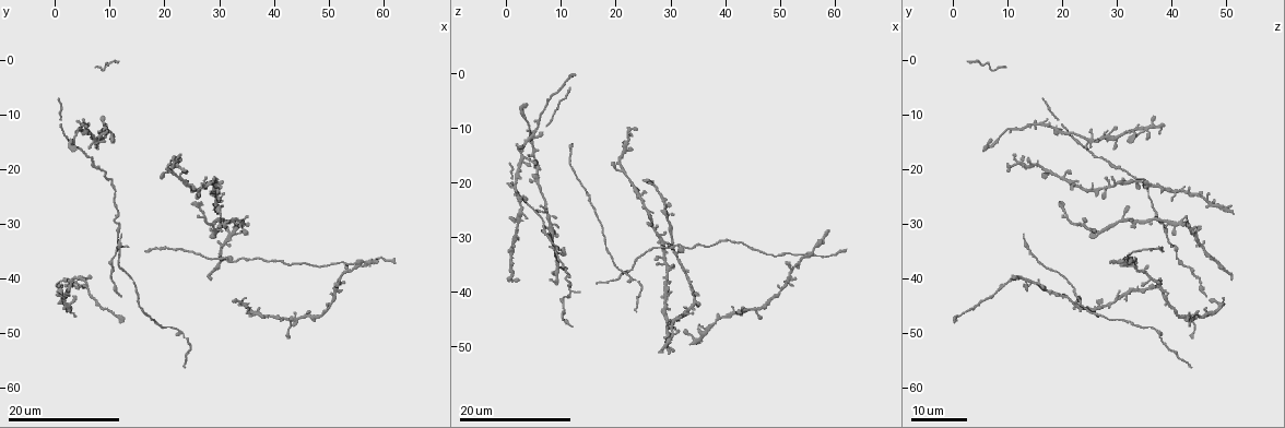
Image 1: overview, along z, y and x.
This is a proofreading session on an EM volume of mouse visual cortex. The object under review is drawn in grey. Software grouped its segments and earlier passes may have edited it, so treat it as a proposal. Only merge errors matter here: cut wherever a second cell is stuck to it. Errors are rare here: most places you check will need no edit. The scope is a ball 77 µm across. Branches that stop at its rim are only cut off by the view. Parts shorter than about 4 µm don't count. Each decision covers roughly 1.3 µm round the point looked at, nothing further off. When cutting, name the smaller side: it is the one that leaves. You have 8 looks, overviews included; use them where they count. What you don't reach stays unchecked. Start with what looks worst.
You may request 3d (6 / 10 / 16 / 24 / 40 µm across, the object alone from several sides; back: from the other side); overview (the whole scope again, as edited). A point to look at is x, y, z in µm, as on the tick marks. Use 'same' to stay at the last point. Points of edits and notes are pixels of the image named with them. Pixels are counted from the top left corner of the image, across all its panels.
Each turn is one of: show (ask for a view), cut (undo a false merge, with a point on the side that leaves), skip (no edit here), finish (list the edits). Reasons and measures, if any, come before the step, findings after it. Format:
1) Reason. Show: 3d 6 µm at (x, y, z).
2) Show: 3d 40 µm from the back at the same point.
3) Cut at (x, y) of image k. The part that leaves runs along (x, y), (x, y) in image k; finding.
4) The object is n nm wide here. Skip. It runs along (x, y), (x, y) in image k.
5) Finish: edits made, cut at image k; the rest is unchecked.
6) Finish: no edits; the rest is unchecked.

Four-way junction. Show: 3d 24 µm at (24.5, 23.0, 22.5).

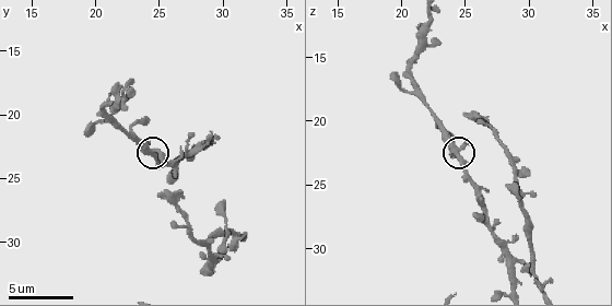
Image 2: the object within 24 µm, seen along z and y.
Show: 3d 10 µm at (24.2, 23.0, 22.6).

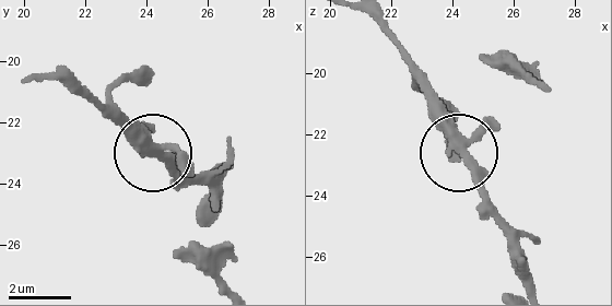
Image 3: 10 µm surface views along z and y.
The side arm is 34 µm long. Skip. All the same cell.

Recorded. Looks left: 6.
Four or more arms meet. Show: 3d 24 µm at (7.0, 14.5, 24.5).

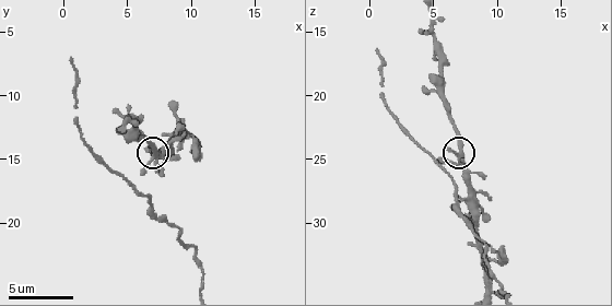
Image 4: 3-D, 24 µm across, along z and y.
Show: 3d 10 µm at (7.4, 14.6, 24.6).

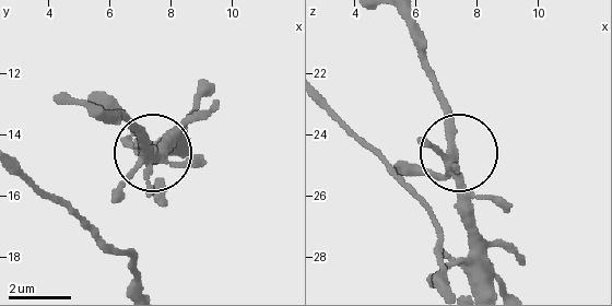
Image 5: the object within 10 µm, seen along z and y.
Skip. One cell here.

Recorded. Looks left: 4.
Show: 3d 16 µm at (55.0, 38.0, 33.5).

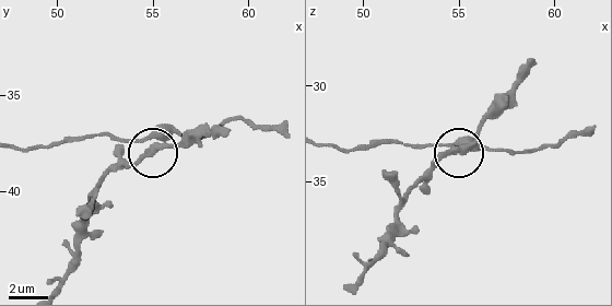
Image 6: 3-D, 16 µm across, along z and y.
Show: 3d 10 µm at (54.8, 37.9, 33.4).

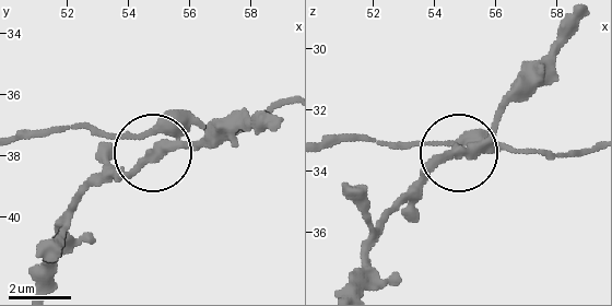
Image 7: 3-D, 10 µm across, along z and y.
Skip. It runs along (325, 143), (526, 149) in image 7; one cell here.

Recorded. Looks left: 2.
Show: 3d 16 µm at (31.0, 36.0, 31.0).

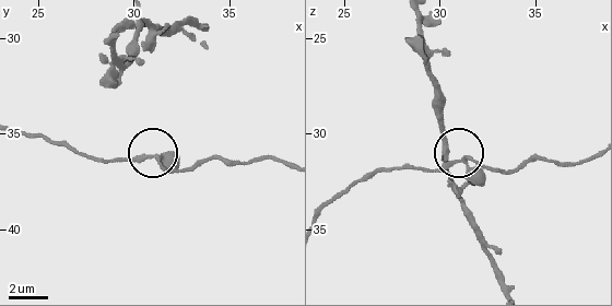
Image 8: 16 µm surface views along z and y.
Show: 3d 10 µm at (31.1, 36.3, 31.3).

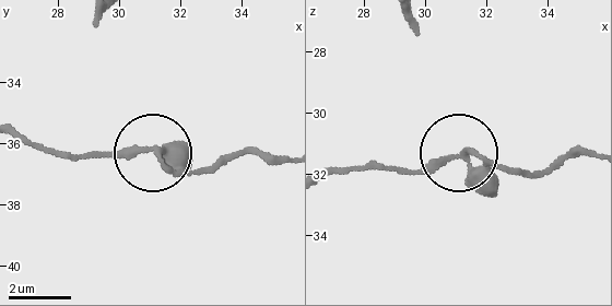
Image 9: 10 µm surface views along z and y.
Skip. One cell here.

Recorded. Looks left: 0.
Finish: no edits; the rest is unchecked.

